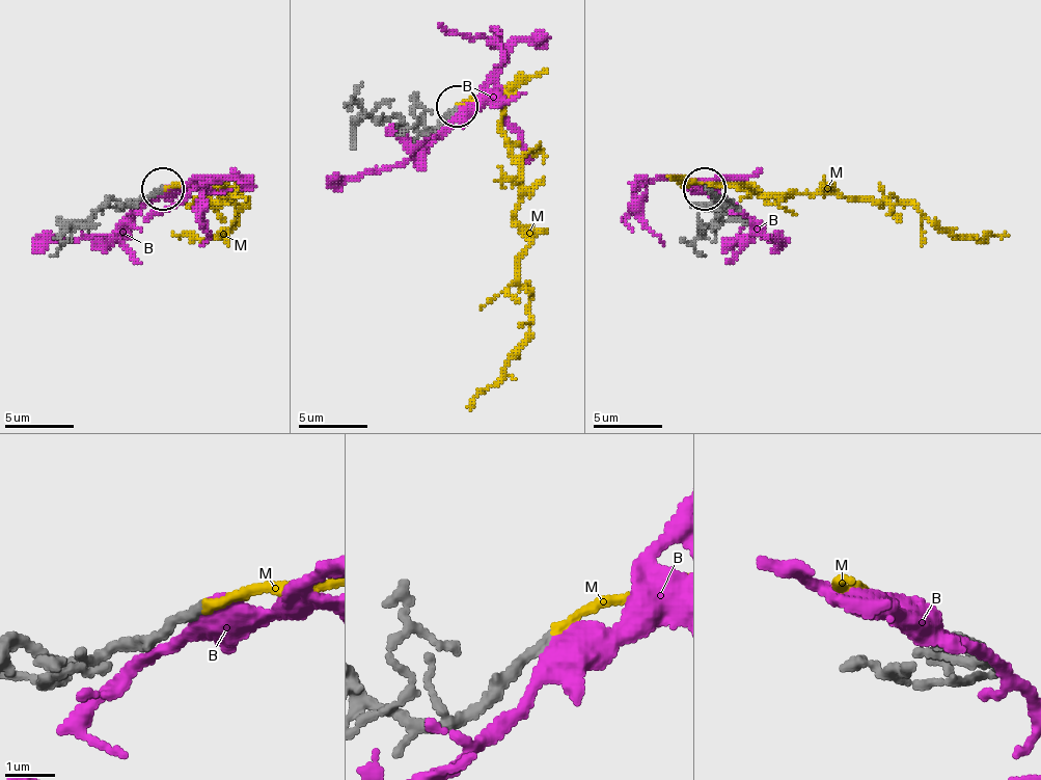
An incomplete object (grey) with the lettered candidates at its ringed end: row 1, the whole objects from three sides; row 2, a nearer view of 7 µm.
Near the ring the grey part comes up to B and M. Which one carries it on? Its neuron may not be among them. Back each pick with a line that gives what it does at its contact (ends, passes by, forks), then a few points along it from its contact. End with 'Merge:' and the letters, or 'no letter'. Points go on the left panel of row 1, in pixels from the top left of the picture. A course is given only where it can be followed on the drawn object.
M: It ends there. Its course: (162, 189), (211, 183), (235, 196), (224, 199), (235, 204), (235, 221), (207, 238), (175, 235)
Merge: M

